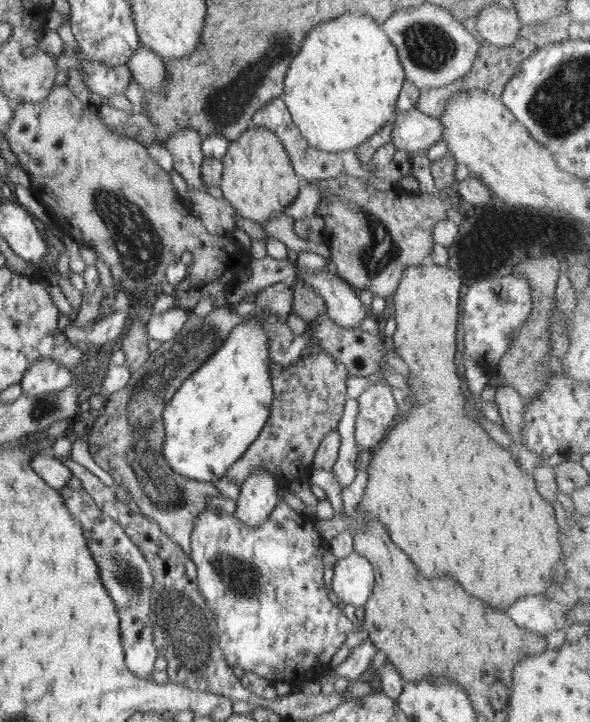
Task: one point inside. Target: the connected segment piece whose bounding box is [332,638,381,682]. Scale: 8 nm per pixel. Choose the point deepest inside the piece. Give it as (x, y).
(360, 658)

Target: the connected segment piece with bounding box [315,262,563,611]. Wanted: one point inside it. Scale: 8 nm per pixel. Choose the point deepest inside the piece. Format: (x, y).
(463, 506)

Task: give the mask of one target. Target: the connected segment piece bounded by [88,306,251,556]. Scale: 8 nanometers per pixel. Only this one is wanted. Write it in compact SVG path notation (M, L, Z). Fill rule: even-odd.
M230 306L215 307L207 316L197 316L190 312L190 317L184 323L182 329L173 340L163 342L158 349L150 353L148 361L136 372L131 374L131 379L124 390L118 390L110 394L107 398L107 406L104 413L96 417L95 422L88 430L89 451L98 466L101 466L106 472L110 473L115 485L124 486L126 491L132 495L132 499L140 508L141 514L153 519L162 532L170 536L184 552L190 556L191 534L196 524L196 516L200 512L210 509L209 502L211 498L220 497L221 494L214 487L214 483L205 483L198 480L190 480L186 476L180 476L174 472L162 452L162 445L165 438L163 424L163 409L173 398L173 395L180 389L183 380L189 378L200 365L222 346L224 340L238 324L244 324L248 320L247 315L238 315L234 313Z

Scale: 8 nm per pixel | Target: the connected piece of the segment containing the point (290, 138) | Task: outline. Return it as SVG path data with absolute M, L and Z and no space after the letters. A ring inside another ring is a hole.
M281 97L275 98L270 103L264 104L252 116L252 126L262 126L271 129L282 141L284 148L290 158L292 167L296 174L301 174L308 182L316 182L320 179L338 177L342 174L349 175L357 180L368 181L372 174L371 166L361 164L356 149L343 150L342 152L326 152L310 146L307 140L300 134L293 118L286 106L286 102Z

